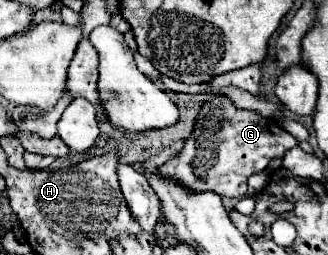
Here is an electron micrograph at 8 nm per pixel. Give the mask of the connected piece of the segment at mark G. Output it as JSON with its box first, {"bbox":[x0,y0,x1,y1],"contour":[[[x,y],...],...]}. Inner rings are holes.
{"bbox":[161,95,297,197],"contour":[[[223,95],[221,107],[211,101],[201,105],[193,133],[185,139],[183,147],[161,165],[161,171],[165,177],[175,177],[193,191],[211,189],[225,197],[241,197],[247,193],[247,179],[251,175],[265,171],[273,159],[283,157],[283,153],[295,145],[297,139],[285,129],[275,127],[271,119],[257,111],[239,109]],[[273,129],[279,129],[279,133]]]}

